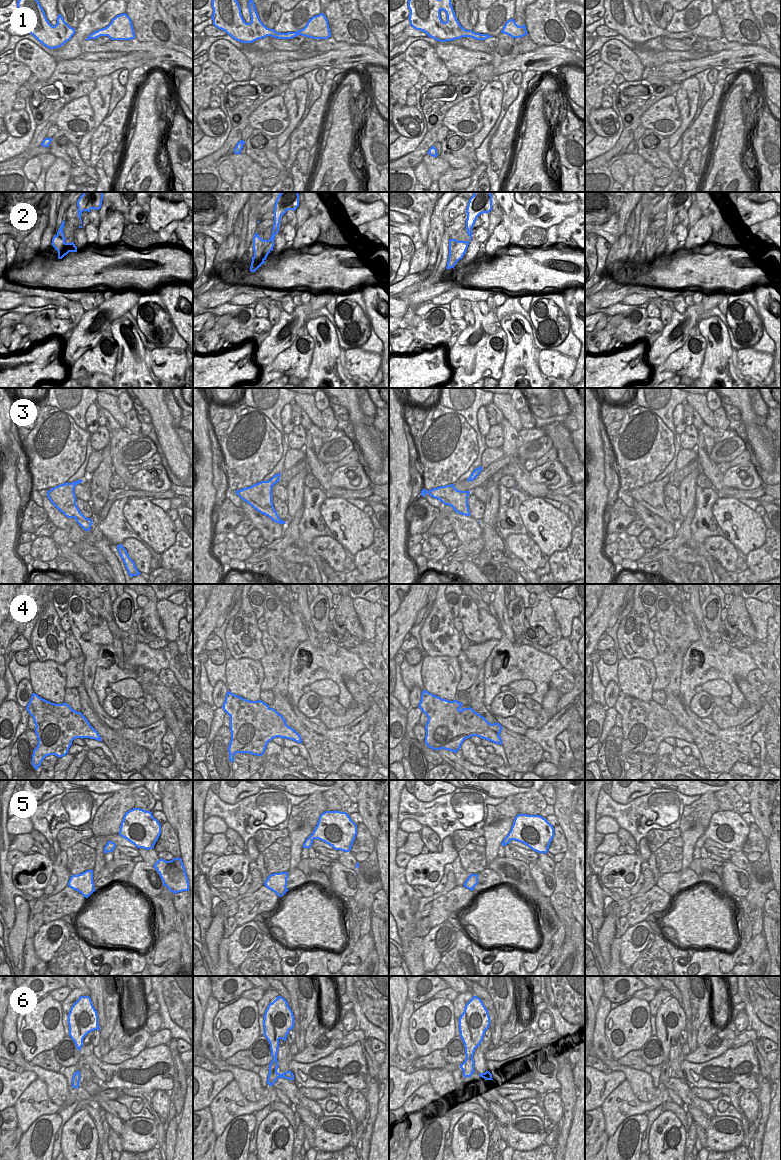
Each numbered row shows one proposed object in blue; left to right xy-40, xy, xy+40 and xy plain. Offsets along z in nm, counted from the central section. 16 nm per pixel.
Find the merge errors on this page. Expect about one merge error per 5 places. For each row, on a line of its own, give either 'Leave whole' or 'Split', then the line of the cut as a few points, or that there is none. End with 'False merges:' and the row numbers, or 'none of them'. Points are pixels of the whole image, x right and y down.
1: Leave whole. No split
2: Leave whole. No split
3: Leave whole. No split
4: Split. Split along xy+40 (478, 716), (482, 720), (482, 725), (494, 730), (498, 734)
5: Leave whole. No split
6: Leave whole. No split
False merges: 4

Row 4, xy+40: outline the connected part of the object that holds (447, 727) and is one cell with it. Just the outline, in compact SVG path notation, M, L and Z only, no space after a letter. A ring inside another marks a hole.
M423 690L419 708L428 717L426 723L426 745L433 750L445 749L456 753L465 739L477 736L496 744L502 745L502 739L495 731L482 726L483 719L480 714L475 712L471 707L462 708L463 704L457 700L448 701L442 699L426 690Z

